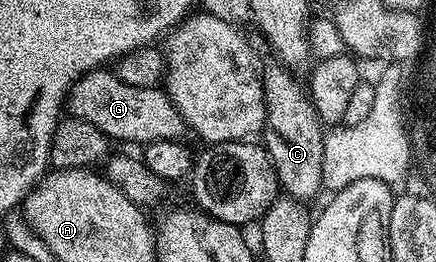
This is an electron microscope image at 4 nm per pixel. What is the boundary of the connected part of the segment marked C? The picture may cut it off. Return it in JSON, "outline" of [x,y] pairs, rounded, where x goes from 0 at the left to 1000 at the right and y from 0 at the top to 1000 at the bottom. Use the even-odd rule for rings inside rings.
{"outline":[[[628,244],[601,271],[603,347],[612,401],[612,473],[599,515],[601,553],[622,603],[631,668],[640,676],[640,702],[651,744],[706,763],[736,740],[741,691],[736,687],[736,580],[741,576],[743,485],[736,477],[727,427],[713,393],[713,363],[704,355],[697,317],[677,302],[679,286],[647,244]]]}

